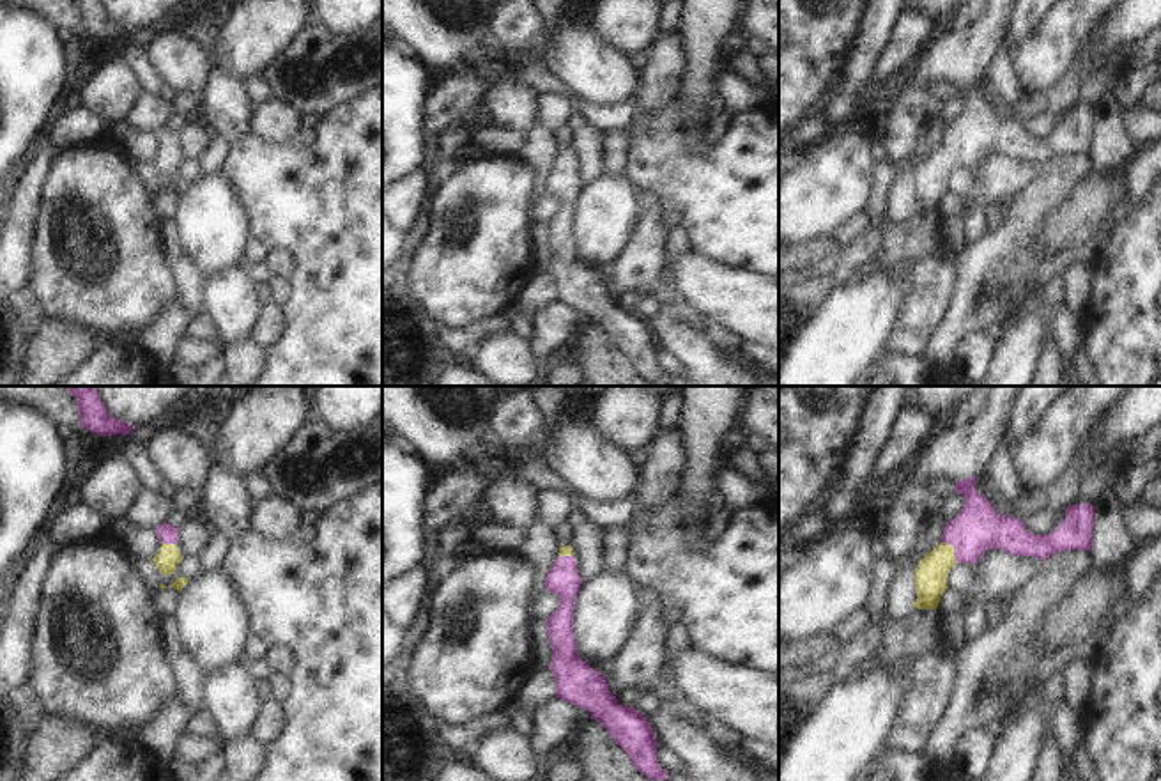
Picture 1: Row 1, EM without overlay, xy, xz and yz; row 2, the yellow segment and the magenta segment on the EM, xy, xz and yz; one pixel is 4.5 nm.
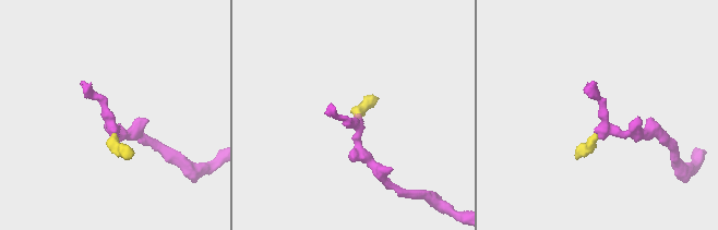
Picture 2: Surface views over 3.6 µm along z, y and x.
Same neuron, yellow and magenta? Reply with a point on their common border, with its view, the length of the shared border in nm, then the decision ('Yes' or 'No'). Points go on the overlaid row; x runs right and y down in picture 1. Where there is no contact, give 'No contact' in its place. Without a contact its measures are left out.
Touches yellow at yz (953, 549). Shared border 130 nm. Yes

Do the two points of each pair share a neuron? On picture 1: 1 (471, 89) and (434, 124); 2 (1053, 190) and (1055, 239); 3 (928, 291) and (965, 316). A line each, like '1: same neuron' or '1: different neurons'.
1: same neuron
2: different neurons
3: different neurons

